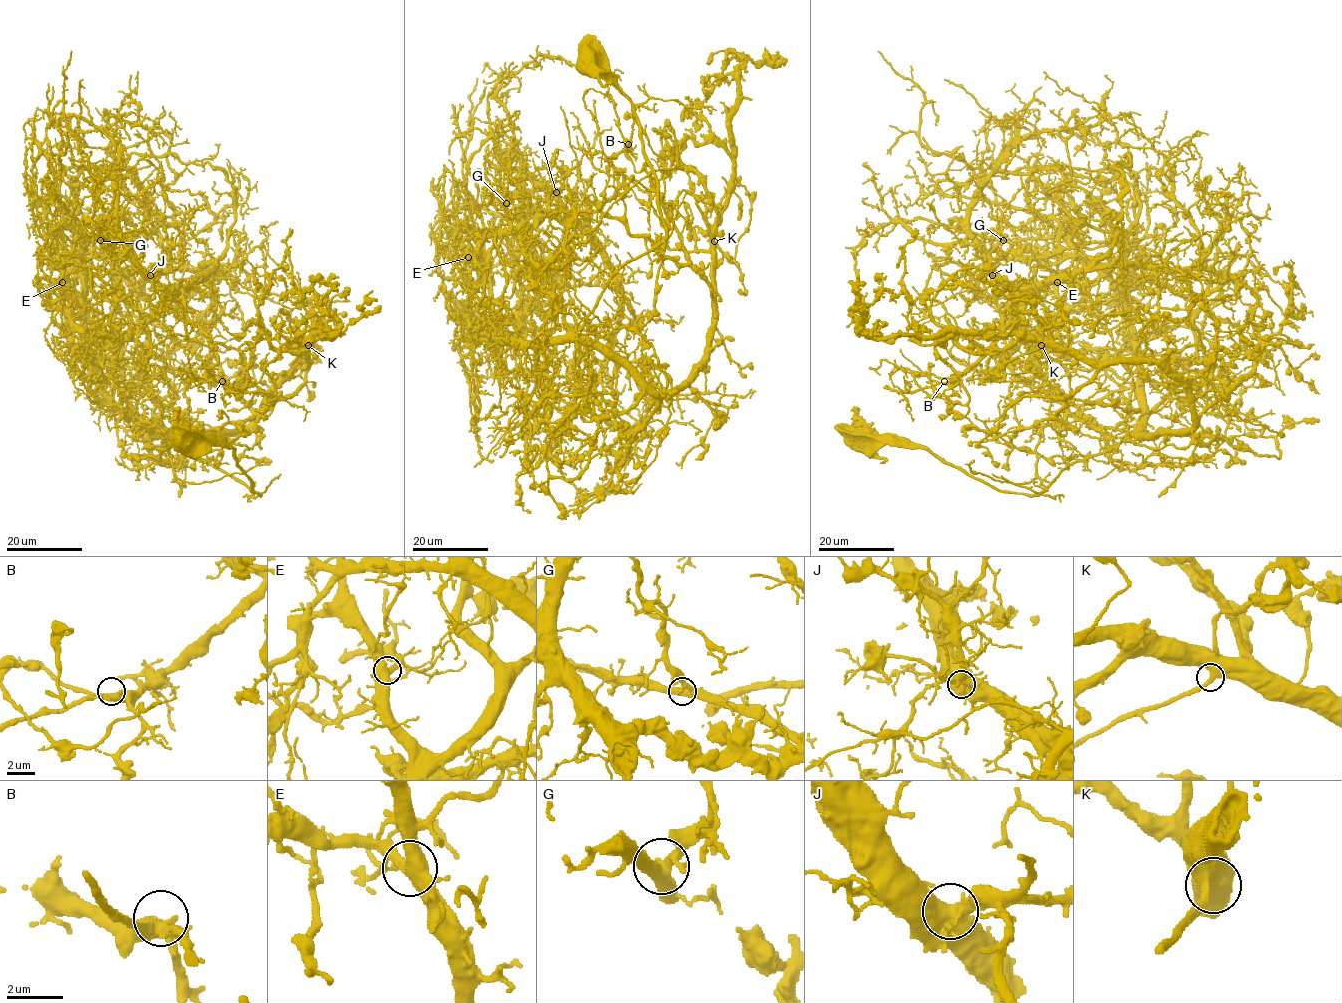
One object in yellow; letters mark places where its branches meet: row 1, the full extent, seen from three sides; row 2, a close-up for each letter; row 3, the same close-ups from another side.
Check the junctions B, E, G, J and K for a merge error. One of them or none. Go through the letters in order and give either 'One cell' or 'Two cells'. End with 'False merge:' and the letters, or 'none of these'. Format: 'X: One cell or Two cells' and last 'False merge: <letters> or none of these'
B: One cell
E: Two cells
G: One cell
J: One cell
K: One cell
False merge: E

